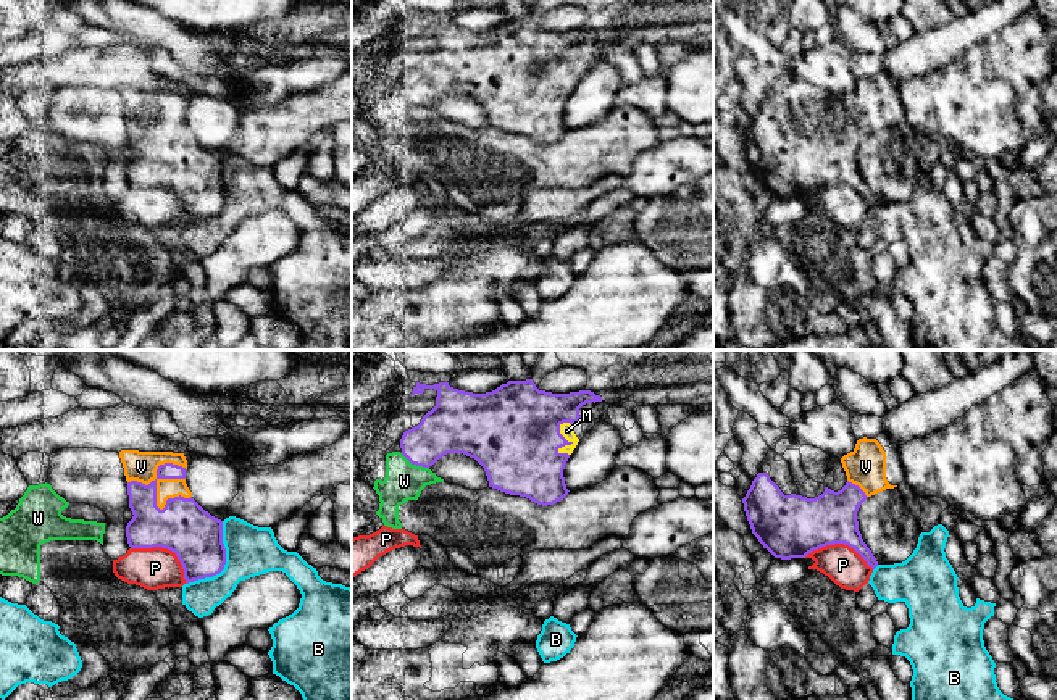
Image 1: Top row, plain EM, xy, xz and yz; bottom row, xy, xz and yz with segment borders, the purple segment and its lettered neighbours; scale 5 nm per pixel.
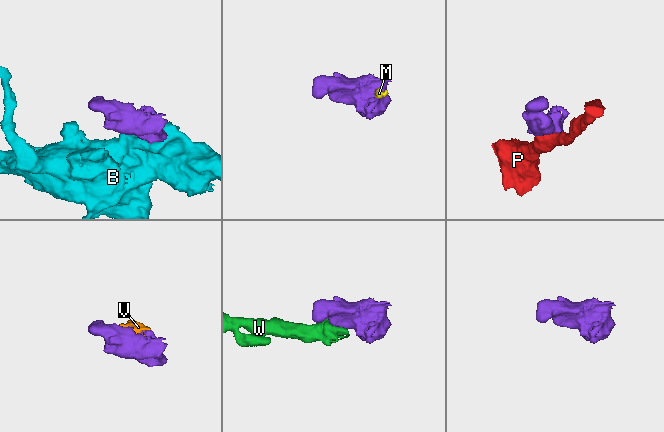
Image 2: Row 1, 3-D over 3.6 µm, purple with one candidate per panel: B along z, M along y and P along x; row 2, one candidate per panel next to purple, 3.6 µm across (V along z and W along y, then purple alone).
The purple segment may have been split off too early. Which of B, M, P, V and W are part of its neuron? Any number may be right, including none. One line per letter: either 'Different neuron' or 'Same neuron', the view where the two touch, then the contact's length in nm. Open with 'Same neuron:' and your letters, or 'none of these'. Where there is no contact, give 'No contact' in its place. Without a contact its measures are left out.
Same neuron: M, V
B: Different neuron. Touches purple in xy. Shared border 380 nm
M: Same neuron. Touches purple in xz. Shared border 180 nm
P: Different neuron. Touches purple in xy. Shared border 340 nm
V: Same neuron. Touches purple in xy. Shared border 340 nm
W: Different neuron. Touches purple in xz. Shared border 160 nm

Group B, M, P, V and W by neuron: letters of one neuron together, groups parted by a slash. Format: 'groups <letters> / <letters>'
groups B / M V / P / W

